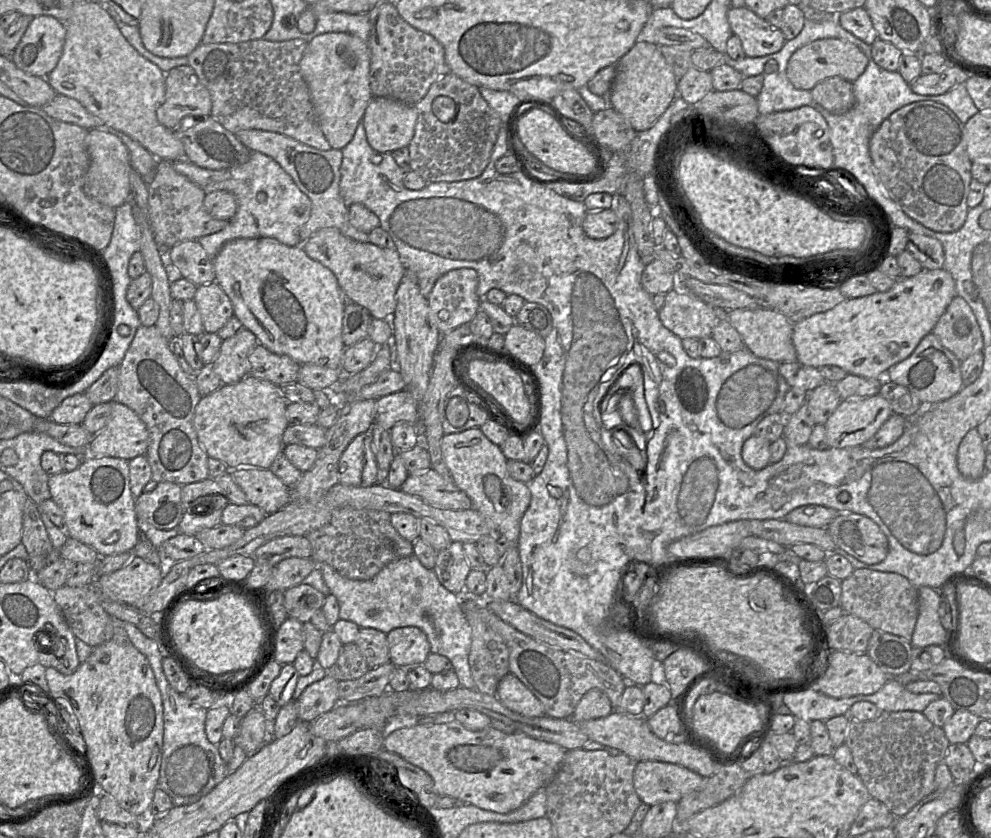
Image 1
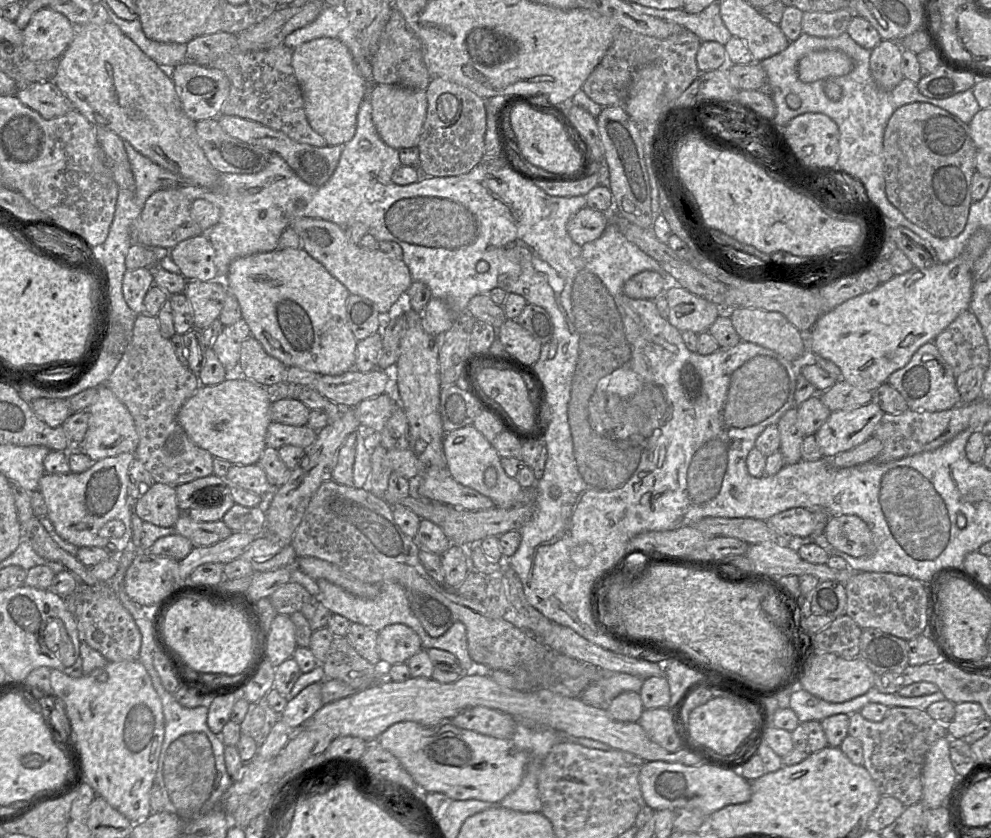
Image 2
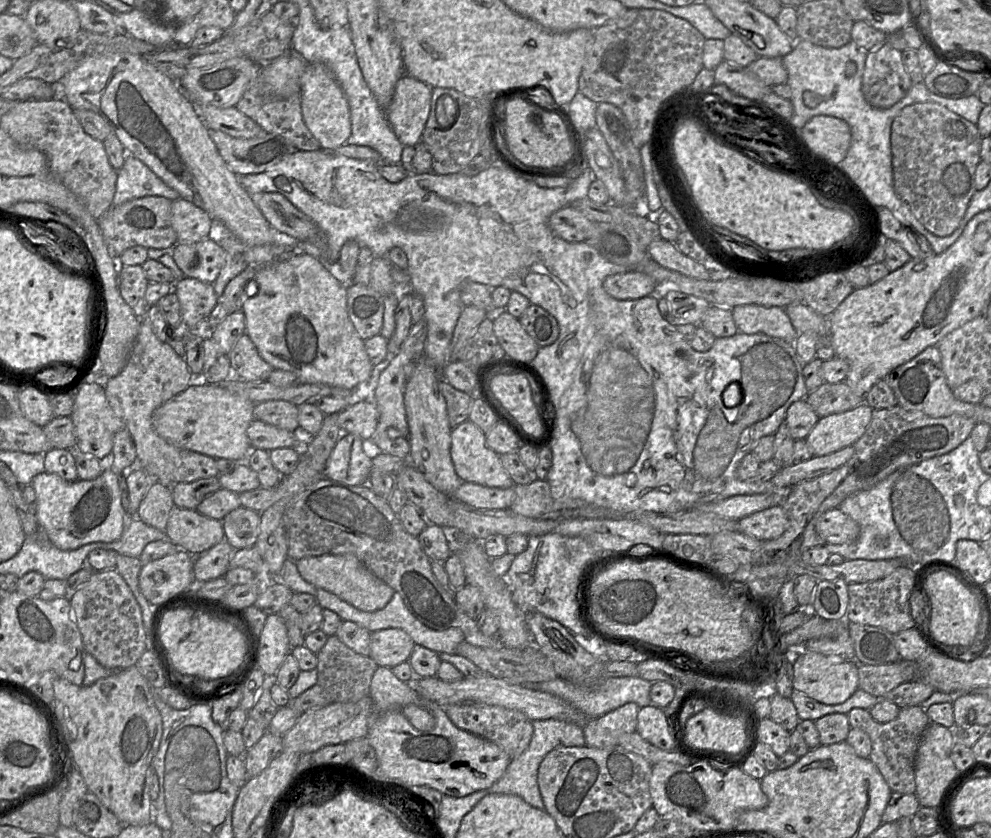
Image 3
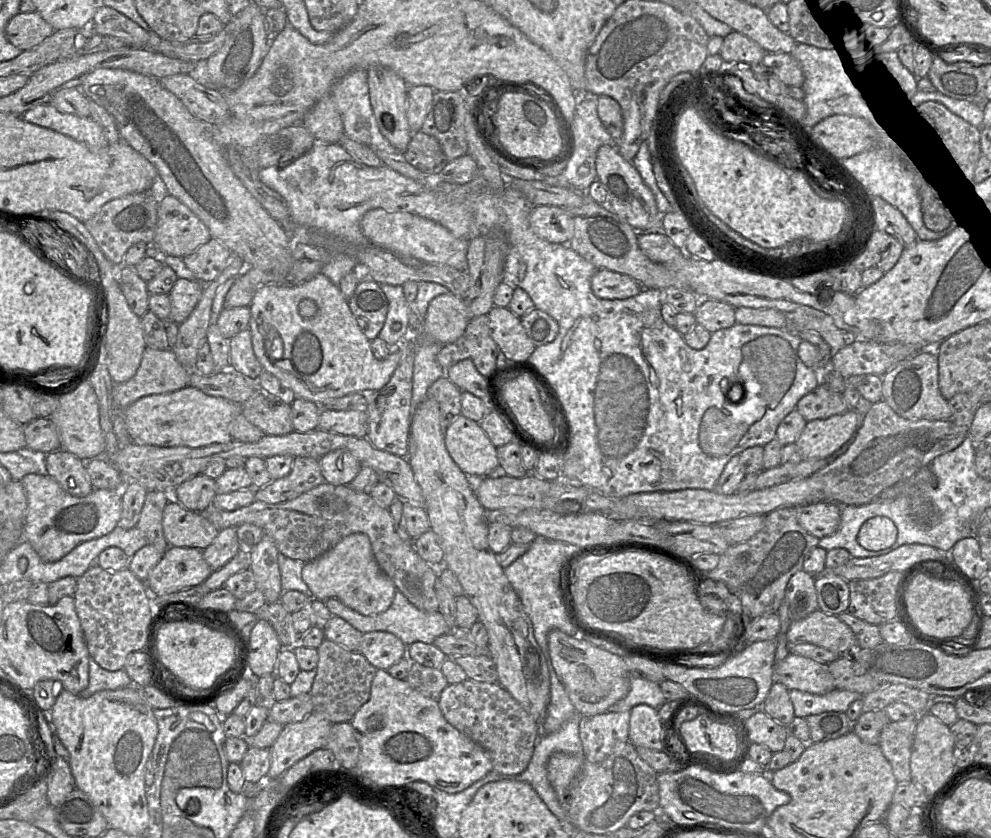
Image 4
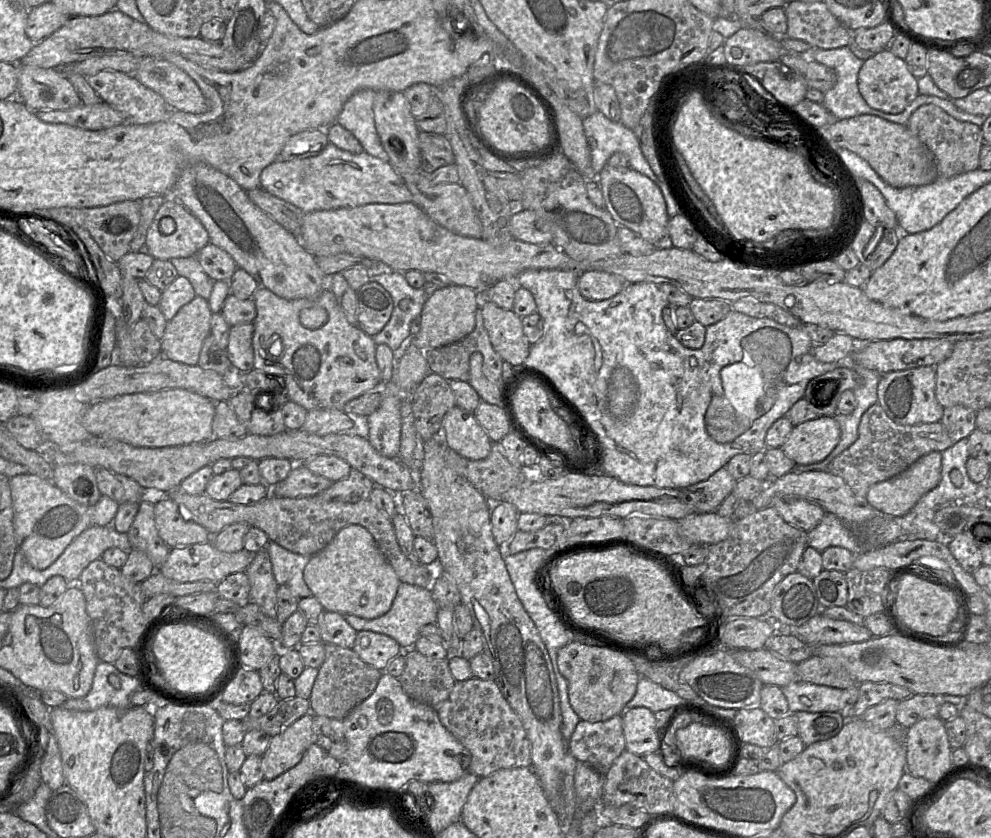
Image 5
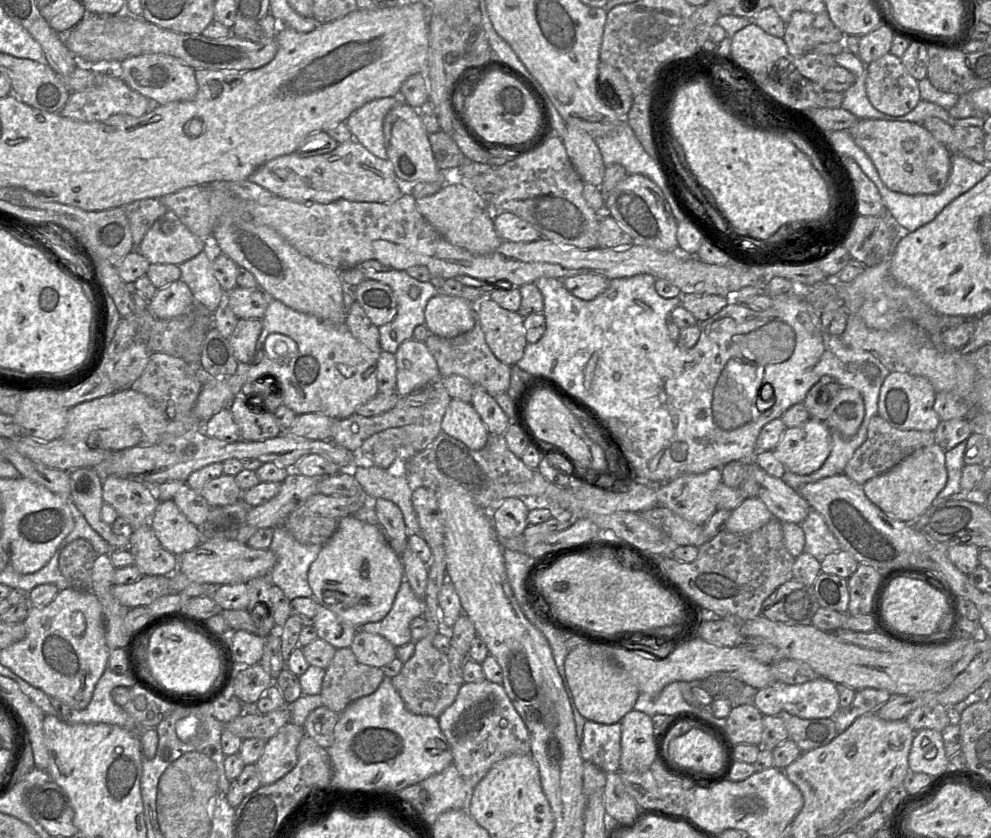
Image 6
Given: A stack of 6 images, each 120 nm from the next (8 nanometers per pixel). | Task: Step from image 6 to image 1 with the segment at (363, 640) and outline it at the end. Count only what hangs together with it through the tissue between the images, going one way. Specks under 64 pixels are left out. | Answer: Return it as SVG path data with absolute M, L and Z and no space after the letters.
M417 627L395 628L386 638L390 662L396 667L423 664L431 653L426 634Z

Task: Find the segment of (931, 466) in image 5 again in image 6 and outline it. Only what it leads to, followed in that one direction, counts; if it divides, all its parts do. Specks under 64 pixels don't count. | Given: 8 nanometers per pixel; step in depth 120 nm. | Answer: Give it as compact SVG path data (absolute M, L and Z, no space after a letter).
M937 443L922 447L887 472L866 481L863 491L888 516L909 522L923 514L945 487L948 478L945 456L945 450Z

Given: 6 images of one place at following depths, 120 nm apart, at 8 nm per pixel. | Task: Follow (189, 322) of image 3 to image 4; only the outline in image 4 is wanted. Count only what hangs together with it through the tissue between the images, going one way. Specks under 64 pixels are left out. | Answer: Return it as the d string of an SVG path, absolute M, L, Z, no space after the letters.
M178 278L168 293L171 310L170 319L177 324L182 323L193 311L202 295L203 284Z

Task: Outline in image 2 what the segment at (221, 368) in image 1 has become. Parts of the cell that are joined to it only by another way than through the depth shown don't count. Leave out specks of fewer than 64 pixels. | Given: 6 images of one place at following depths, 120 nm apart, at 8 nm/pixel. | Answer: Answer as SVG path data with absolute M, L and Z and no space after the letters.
M242 318L232 325L223 326L212 345L212 349L228 374L237 373L241 344L249 336L251 336L249 326Z

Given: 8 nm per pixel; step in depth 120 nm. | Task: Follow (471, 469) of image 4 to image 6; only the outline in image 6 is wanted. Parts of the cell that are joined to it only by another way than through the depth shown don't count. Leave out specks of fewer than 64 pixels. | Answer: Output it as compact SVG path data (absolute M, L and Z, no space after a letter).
M452 398L441 423L442 431L472 450L482 449L489 431L472 403Z

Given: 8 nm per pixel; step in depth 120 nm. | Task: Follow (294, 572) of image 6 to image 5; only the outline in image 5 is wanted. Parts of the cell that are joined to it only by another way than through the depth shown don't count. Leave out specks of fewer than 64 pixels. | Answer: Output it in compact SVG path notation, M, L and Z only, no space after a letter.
M271 541L266 549L277 584L289 587L291 593L300 599L312 597L313 593L303 577L304 569L312 556L293 553Z

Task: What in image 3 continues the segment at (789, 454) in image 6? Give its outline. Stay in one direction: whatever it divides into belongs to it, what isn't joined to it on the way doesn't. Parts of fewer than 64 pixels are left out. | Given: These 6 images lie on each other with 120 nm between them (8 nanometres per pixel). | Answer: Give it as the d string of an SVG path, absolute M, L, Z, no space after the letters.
M866 403L836 414L819 418L805 438L814 457L824 456L852 446L865 432L873 408Z

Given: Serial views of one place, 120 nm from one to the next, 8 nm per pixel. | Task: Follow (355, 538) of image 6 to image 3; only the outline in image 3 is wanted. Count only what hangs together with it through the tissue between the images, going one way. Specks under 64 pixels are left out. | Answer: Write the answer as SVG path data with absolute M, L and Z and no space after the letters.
M324 554L321 556L305 557L295 561L295 564L305 581L317 589L321 588L333 593L364 612L373 612L384 608L395 592L384 581L371 573L353 554Z

